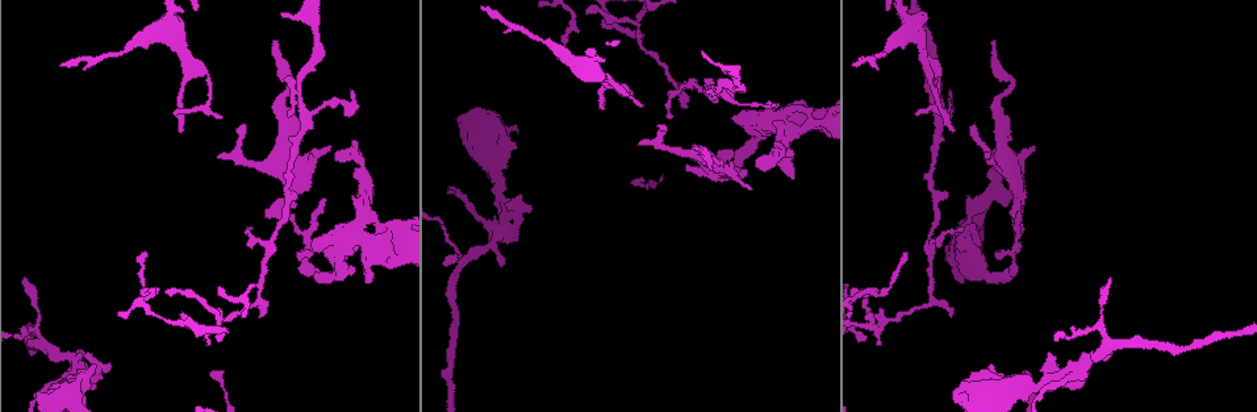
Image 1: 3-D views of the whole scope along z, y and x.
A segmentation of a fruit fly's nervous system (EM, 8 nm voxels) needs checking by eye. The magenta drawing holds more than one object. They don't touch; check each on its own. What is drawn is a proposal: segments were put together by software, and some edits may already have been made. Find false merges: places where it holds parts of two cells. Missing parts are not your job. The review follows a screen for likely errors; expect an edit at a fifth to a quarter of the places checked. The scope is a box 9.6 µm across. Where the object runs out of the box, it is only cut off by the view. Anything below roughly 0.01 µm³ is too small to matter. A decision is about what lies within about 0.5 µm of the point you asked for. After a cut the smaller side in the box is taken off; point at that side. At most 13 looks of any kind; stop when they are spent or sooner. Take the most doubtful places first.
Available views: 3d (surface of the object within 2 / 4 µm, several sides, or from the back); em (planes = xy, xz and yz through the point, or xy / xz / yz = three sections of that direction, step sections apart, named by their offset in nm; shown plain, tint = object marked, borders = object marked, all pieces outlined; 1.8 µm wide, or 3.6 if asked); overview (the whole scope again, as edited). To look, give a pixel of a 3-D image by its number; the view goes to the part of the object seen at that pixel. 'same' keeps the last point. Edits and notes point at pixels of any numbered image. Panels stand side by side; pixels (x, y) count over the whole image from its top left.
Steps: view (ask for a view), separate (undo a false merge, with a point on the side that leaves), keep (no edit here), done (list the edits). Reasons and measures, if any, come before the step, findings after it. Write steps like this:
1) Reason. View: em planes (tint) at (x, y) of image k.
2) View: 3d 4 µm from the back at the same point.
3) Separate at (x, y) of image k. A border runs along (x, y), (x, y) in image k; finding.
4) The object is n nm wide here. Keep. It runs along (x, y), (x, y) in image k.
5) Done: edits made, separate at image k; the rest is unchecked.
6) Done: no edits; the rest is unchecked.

Sharp bend. View: em planes (borders) at (501, 227) of image 1.

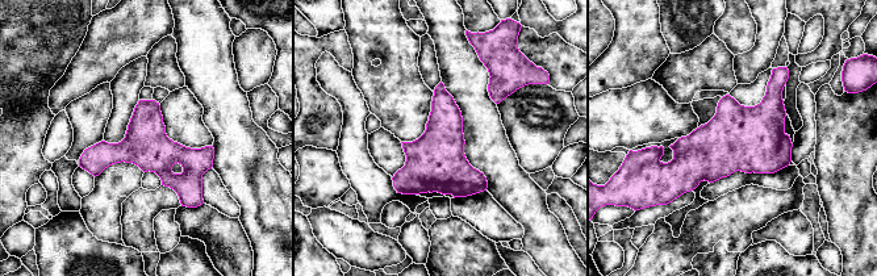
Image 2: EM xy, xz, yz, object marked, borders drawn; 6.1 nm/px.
Keep. It runs along (82, 162), (153, 154), (196, 199) in image 2; continuous, no second cell.

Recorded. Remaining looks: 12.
Closes a loop. View: em xy step 4 (tint) at (378, 228) of image 1.

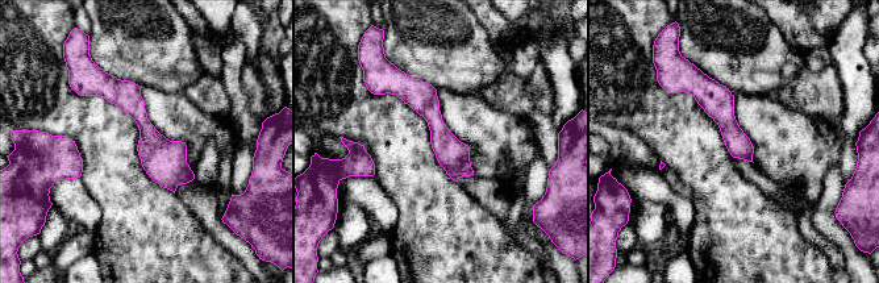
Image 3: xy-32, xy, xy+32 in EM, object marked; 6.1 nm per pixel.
View: em planes (tint) at the same point.

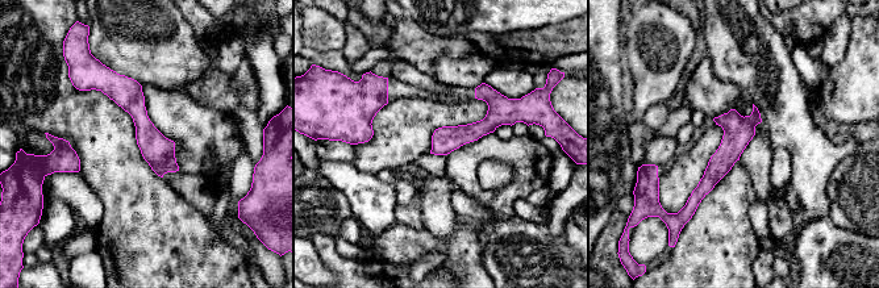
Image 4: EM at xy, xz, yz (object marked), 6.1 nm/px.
Keep. It runs along (105, 75), (134, 104), (173, 168) in image 4; one cell here.

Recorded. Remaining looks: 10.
View: em planes (tint) at (221, 317) of image 1.

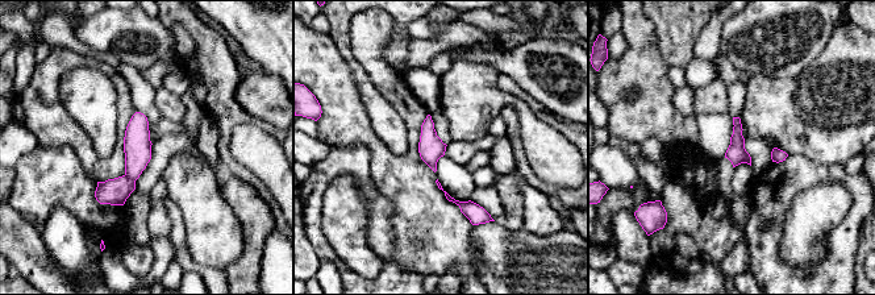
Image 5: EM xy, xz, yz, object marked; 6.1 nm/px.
Separate at (115, 191) of image 5. A border runs along (125, 174), (134, 182) in image 5; two cells meet here.

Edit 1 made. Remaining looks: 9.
View: overview.

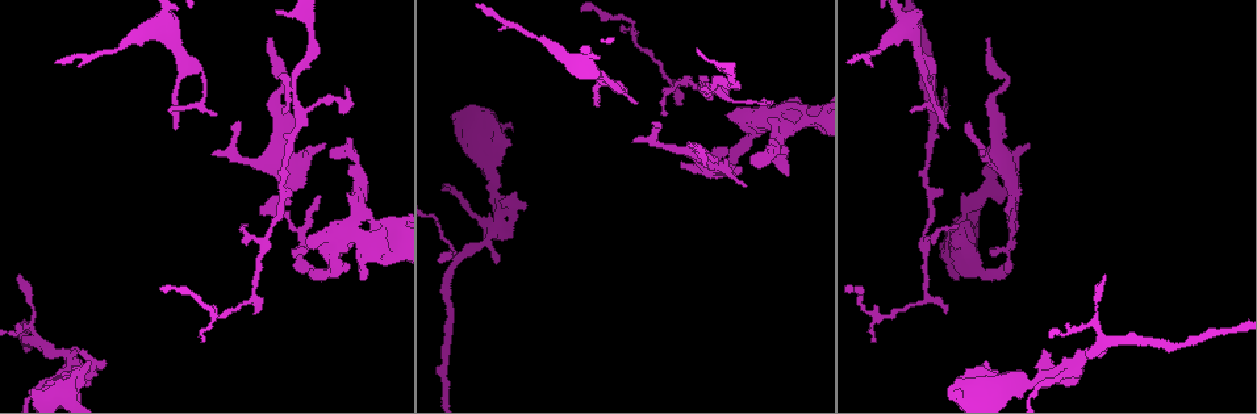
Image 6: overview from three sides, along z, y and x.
View: 3d 4 µm at (710, 175) of image 6.

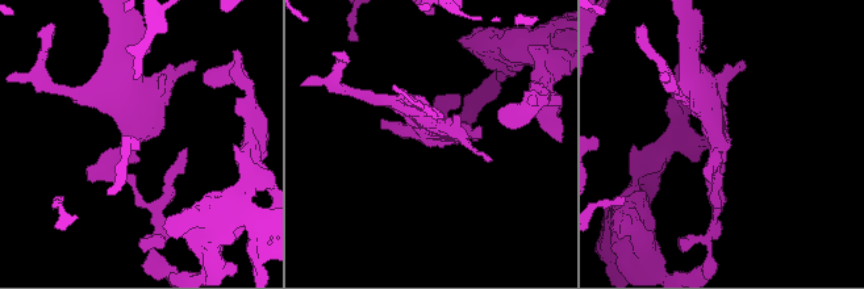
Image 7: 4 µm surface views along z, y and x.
View: em planes (tint) at (720, 156) of image 7.

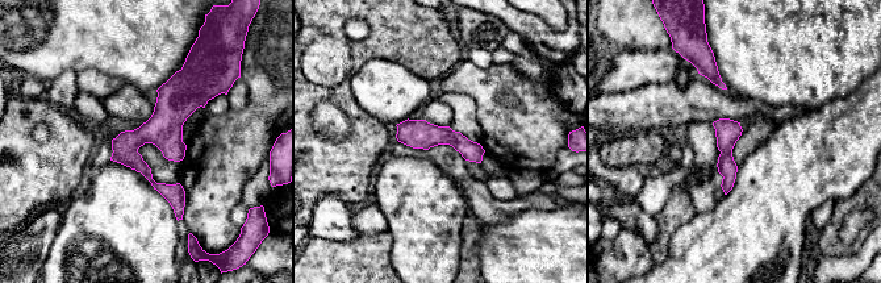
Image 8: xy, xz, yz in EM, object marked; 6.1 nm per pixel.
Keep. All the same cell.

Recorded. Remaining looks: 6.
Sharp bend. View: em xy step 8 (tint) at (604, 76) of image 6.

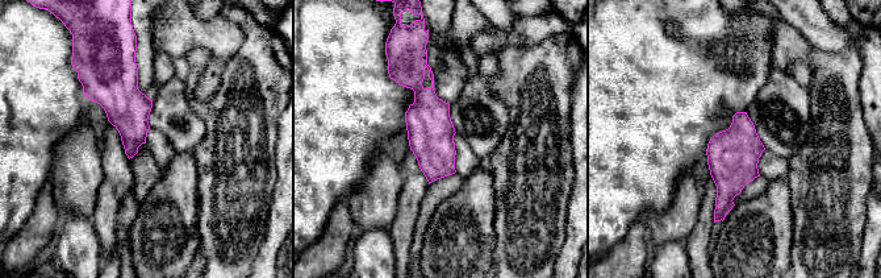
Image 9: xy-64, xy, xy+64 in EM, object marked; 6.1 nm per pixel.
Cut it another way. View: em planes (tint) at the same point.

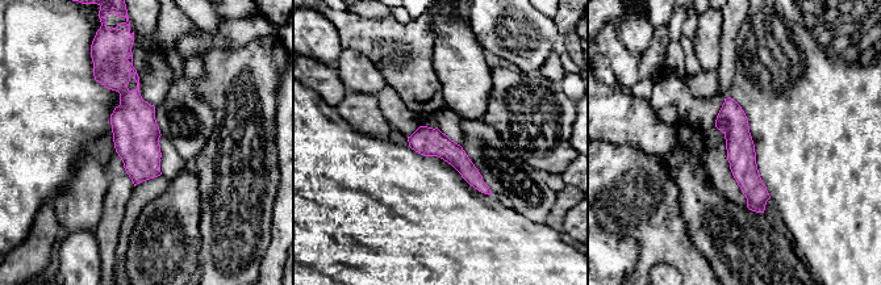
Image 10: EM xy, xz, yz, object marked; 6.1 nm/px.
The object is 180 nm wide here. Keep. It runs along (727, 101), (742, 163), (760, 209) in image 10; one cell here.

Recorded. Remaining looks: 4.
Done: edits made, separate at image 5; the rest is unchecked.

